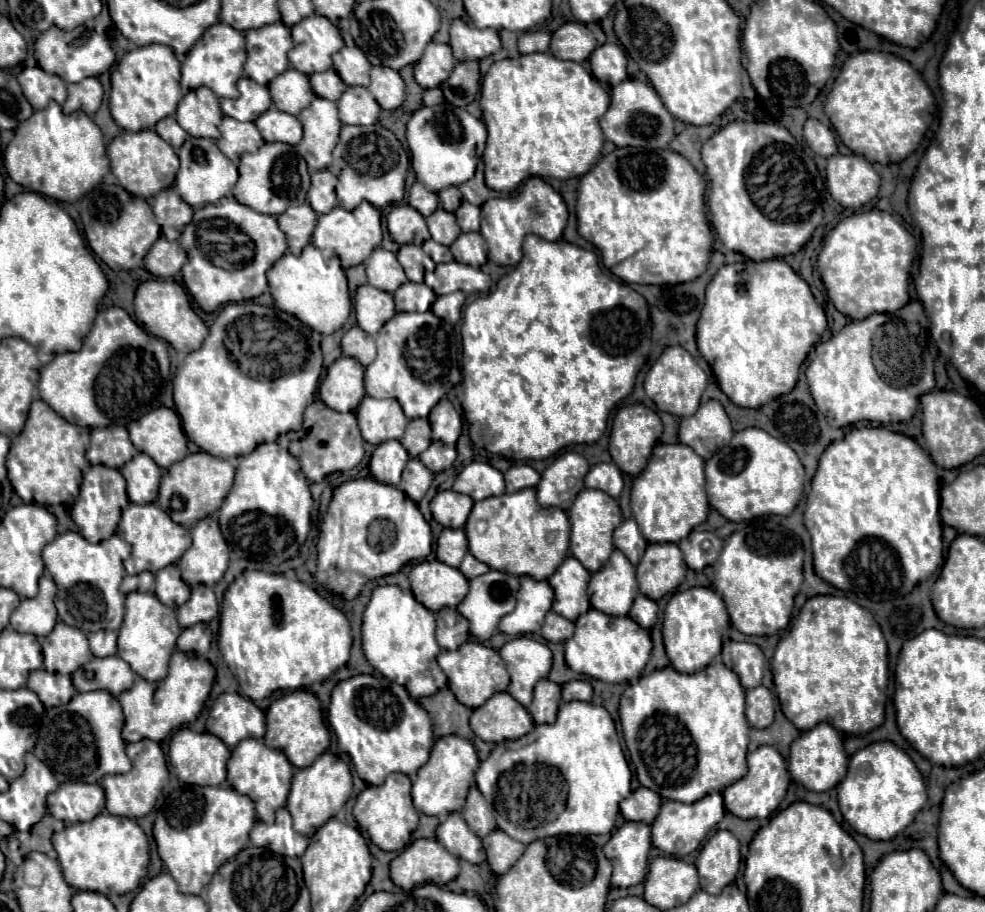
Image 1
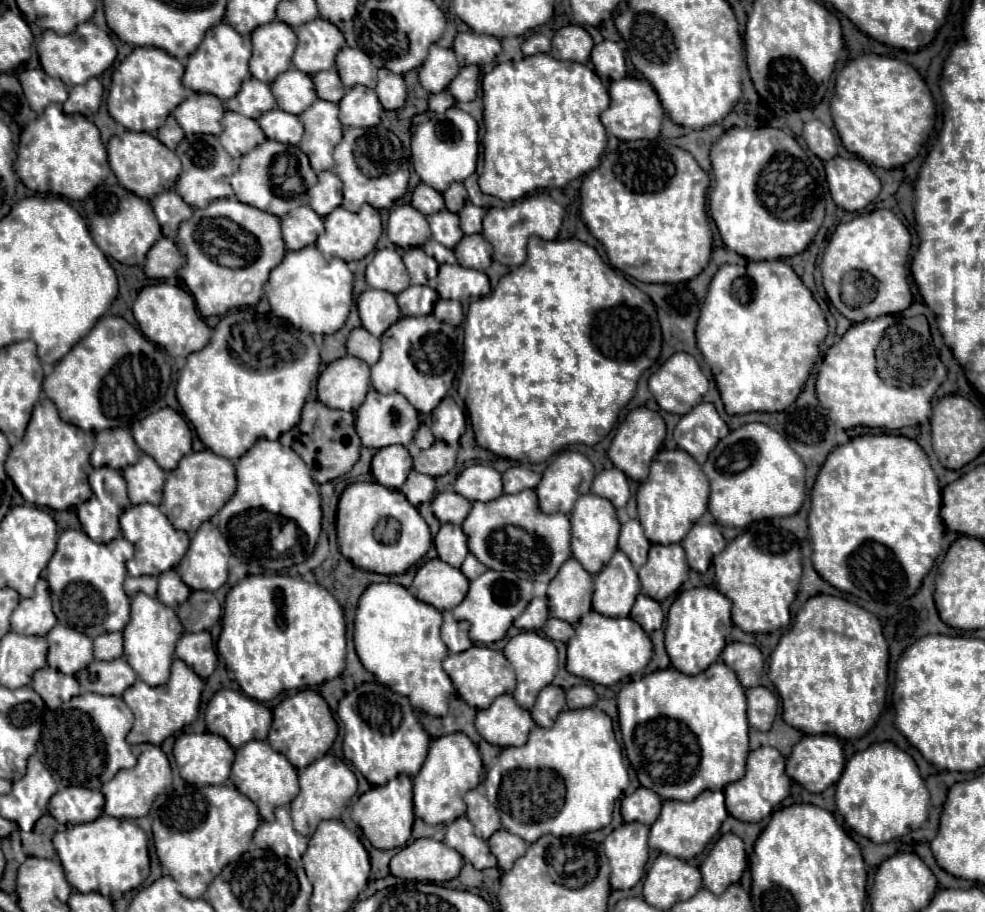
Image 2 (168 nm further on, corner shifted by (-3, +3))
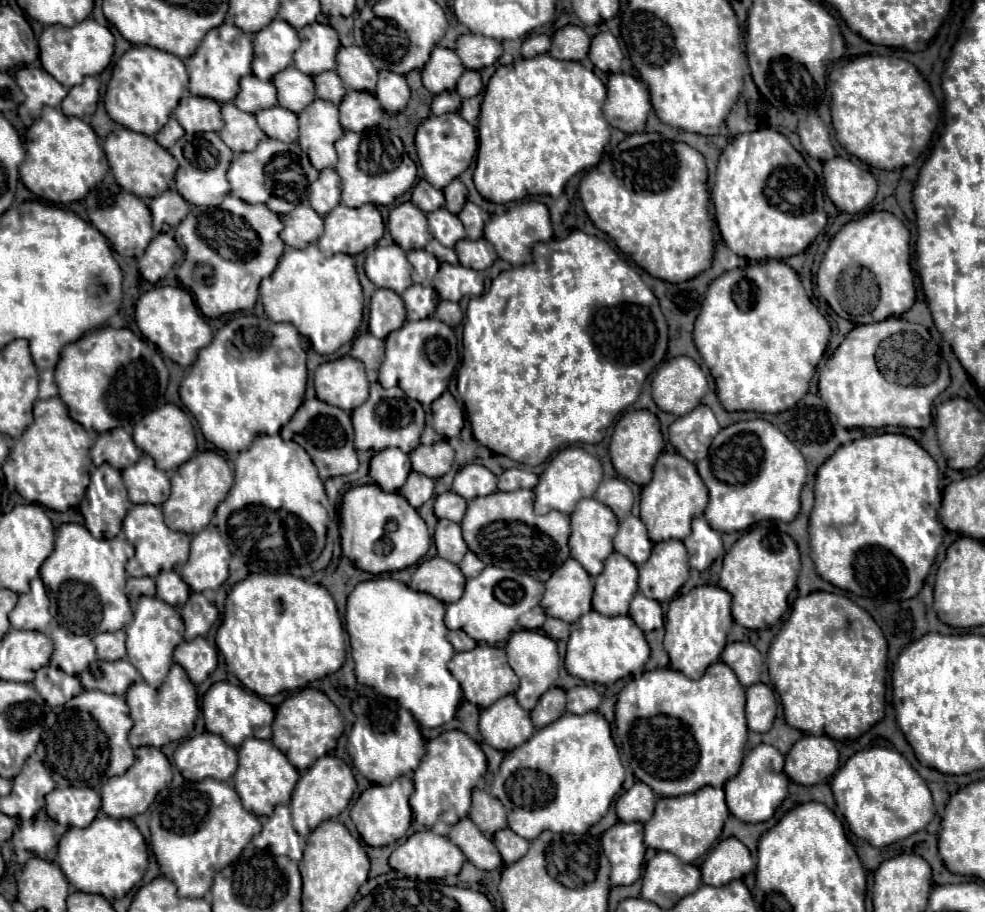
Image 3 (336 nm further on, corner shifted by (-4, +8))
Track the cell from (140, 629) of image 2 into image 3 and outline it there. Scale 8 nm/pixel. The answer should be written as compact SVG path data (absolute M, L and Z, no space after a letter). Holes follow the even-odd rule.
M141 596L133 614L133 622L125 628L127 632L127 656L129 662L139 670L143 680L159 688L173 664L173 648L183 640L183 622L177 618L177 610L155 596Z

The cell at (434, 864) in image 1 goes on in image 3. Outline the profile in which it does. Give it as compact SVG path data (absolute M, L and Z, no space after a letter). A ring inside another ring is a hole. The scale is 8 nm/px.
M429 830L415 832L413 836L409 836L401 846L395 848L395 852L389 858L389 864L393 870L403 872L405 876L411 876L411 878L419 878L419 880L445 878L449 874L459 874L463 862L465 862L463 852L455 844L451 844L451 840L447 840L445 836L433 834Z

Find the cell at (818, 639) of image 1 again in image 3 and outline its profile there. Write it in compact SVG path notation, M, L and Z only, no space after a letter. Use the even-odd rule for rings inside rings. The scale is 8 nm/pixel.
M811 592L805 598L797 598L791 610L789 620L783 624L781 632L777 634L777 638L771 642L769 648L769 656L767 656L767 666L769 666L769 676L781 696L781 704L785 710L785 722L801 732L809 732L815 736L829 736L833 740L853 740L859 738L861 734L865 734L873 724L877 724L883 718L883 710L885 710L885 674L887 674L887 640L883 636L883 630L877 626L877 622L863 612L859 606L853 604L853 600L849 600L847 596L839 596L839 594L831 594L831 592Z

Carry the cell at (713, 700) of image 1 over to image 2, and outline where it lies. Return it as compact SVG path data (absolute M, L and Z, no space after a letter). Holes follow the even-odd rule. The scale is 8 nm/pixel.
M722 661L712 663L696 677L670 667L630 681L618 693L618 723L628 761L634 767L638 781L662 799L692 801L706 789L724 789L728 783L744 777L746 757L750 751L746 695L736 673L732 673L732 669L728 669Z

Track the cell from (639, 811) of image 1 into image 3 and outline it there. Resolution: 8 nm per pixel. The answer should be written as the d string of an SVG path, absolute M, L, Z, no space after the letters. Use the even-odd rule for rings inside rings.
M635 782L625 794L617 800L617 816L623 822L647 822L655 812L657 796L655 792L643 784Z

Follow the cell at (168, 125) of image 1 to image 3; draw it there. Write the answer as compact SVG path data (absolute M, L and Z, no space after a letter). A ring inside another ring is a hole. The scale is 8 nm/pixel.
M171 116L169 122L165 124L165 128L155 136L155 140L157 140L163 148L171 148L183 134L185 134L185 130L183 130L181 124Z

